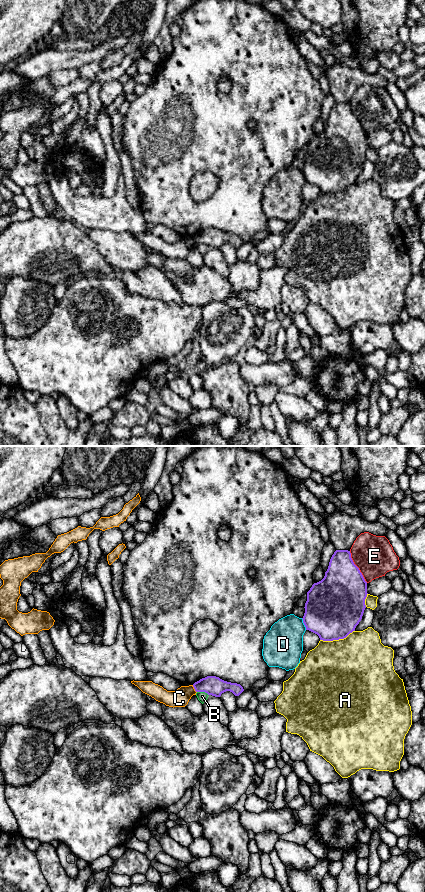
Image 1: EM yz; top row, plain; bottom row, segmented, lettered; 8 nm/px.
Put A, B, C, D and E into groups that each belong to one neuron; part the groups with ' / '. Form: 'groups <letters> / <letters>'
groups A / B / C / D / E

